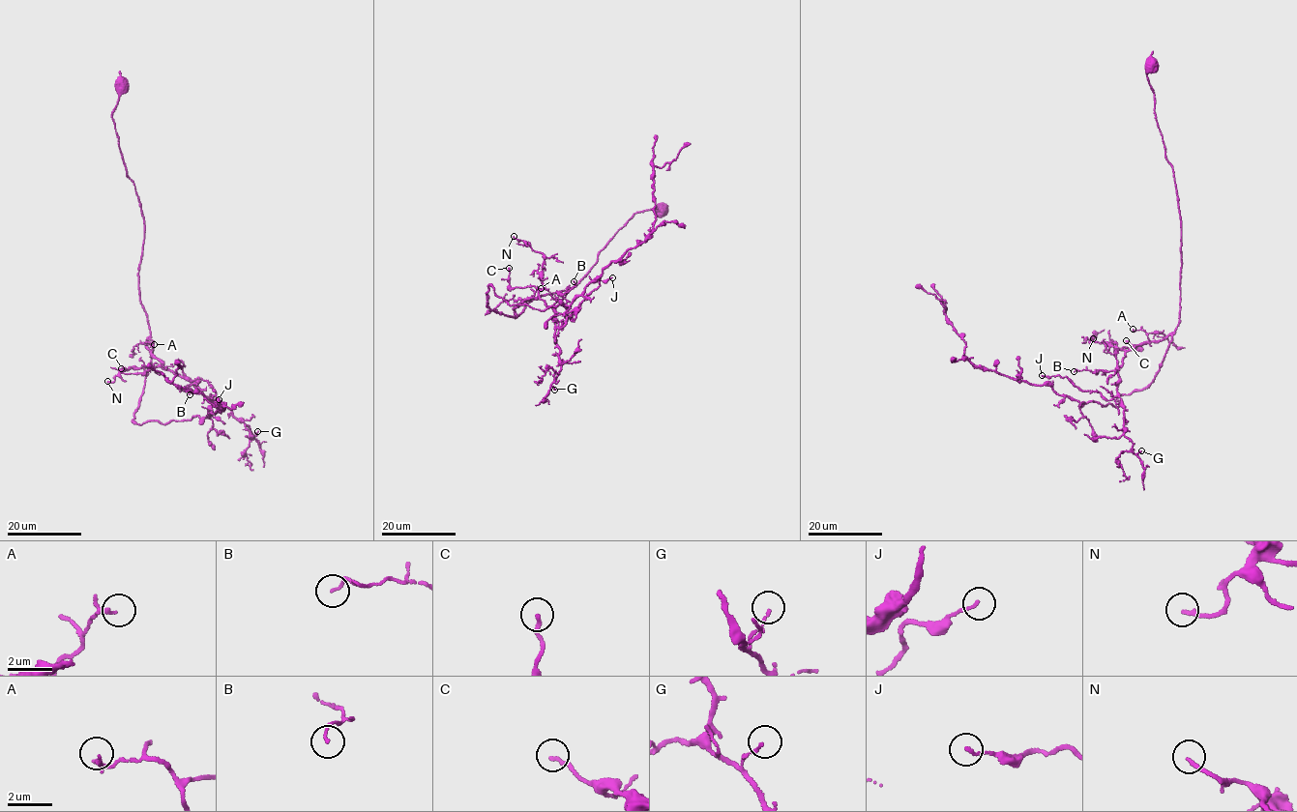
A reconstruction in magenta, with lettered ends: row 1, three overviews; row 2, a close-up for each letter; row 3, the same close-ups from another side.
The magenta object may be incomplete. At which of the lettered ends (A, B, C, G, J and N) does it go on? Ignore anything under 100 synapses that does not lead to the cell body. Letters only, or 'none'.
none

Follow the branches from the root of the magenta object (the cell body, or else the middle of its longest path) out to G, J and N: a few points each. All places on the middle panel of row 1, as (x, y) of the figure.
G: (662, 212), (633, 215), (574, 286), (515, 308), (540, 296), (553, 308), (554, 390)
J: (662, 212), (633, 215), (577, 283), (532, 300), (515, 314), (540, 296), (561, 328), (599, 282), (612, 277)
N: (662, 212), (633, 215), (577, 283), (532, 300), (517, 316), (515, 308), (543, 288), (545, 257), (514, 236)

